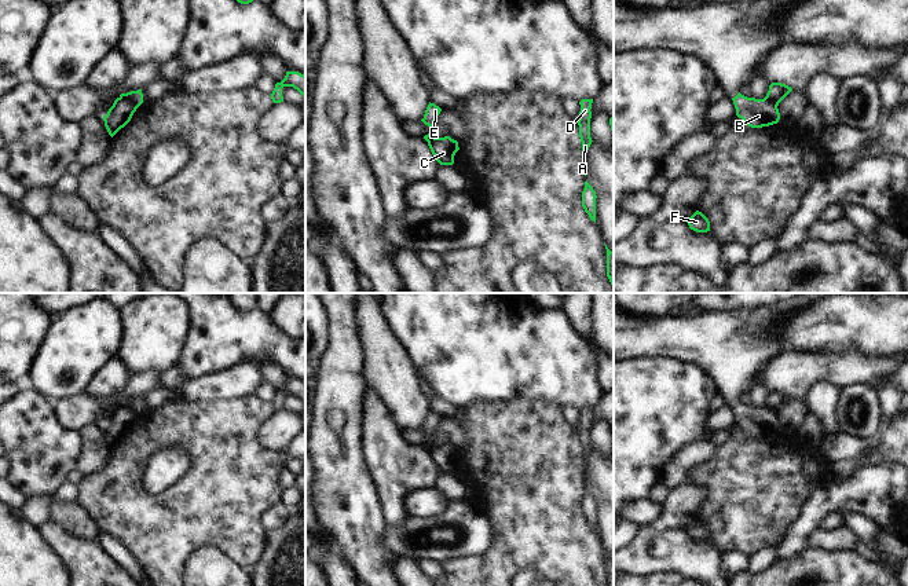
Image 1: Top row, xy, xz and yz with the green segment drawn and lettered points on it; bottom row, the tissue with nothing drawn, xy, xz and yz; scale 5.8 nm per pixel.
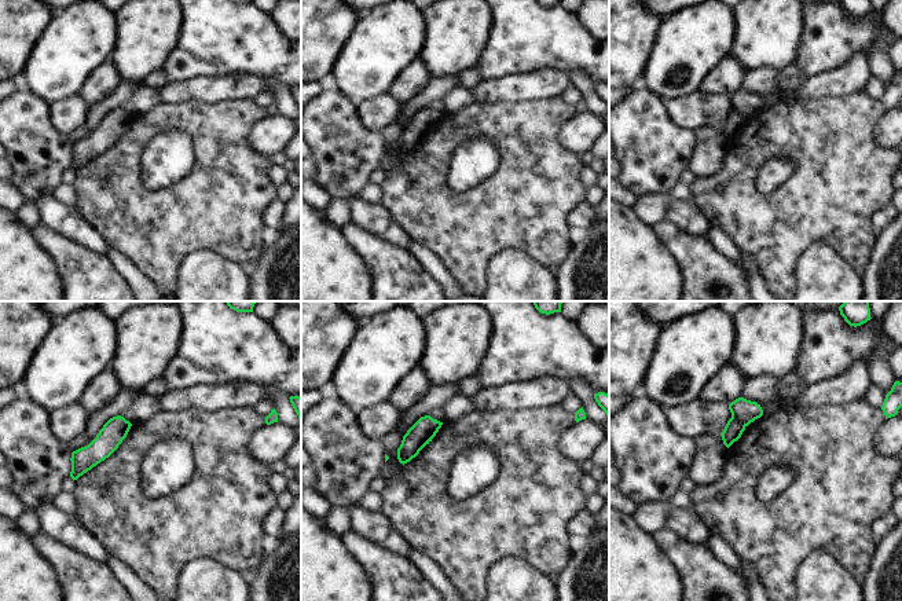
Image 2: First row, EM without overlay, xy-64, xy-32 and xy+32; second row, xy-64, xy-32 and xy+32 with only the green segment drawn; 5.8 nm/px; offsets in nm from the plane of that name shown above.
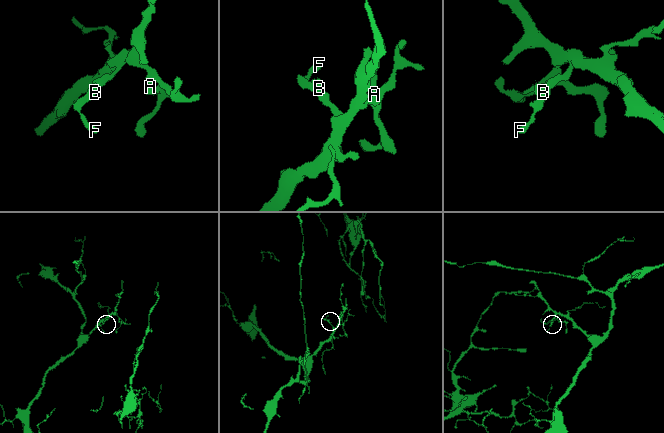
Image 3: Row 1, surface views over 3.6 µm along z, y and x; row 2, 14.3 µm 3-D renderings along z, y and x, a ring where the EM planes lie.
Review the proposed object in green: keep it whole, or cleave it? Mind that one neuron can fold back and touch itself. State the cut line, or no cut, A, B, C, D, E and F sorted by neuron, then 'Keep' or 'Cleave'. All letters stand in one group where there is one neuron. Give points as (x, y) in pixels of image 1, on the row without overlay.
Split along xy (120, 405), (136, 416). Groups: A C D / B E F. Cleave.

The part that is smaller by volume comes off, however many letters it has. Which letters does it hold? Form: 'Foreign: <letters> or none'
Foreign: B, E, F.

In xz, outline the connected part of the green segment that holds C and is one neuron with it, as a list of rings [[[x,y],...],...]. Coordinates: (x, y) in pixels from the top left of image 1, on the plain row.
[[[450,444],[433,446],[428,454],[440,473],[453,473],[454,464],[460,458],[458,450]]]

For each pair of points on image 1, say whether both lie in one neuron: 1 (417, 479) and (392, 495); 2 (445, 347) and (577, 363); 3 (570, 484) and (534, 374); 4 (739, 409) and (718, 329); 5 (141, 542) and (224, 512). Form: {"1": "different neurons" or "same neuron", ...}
{"1": "same neuron", "2": "same neuron", "3": "different neurons", "4": "same neuron", "5": "same neuron"}

